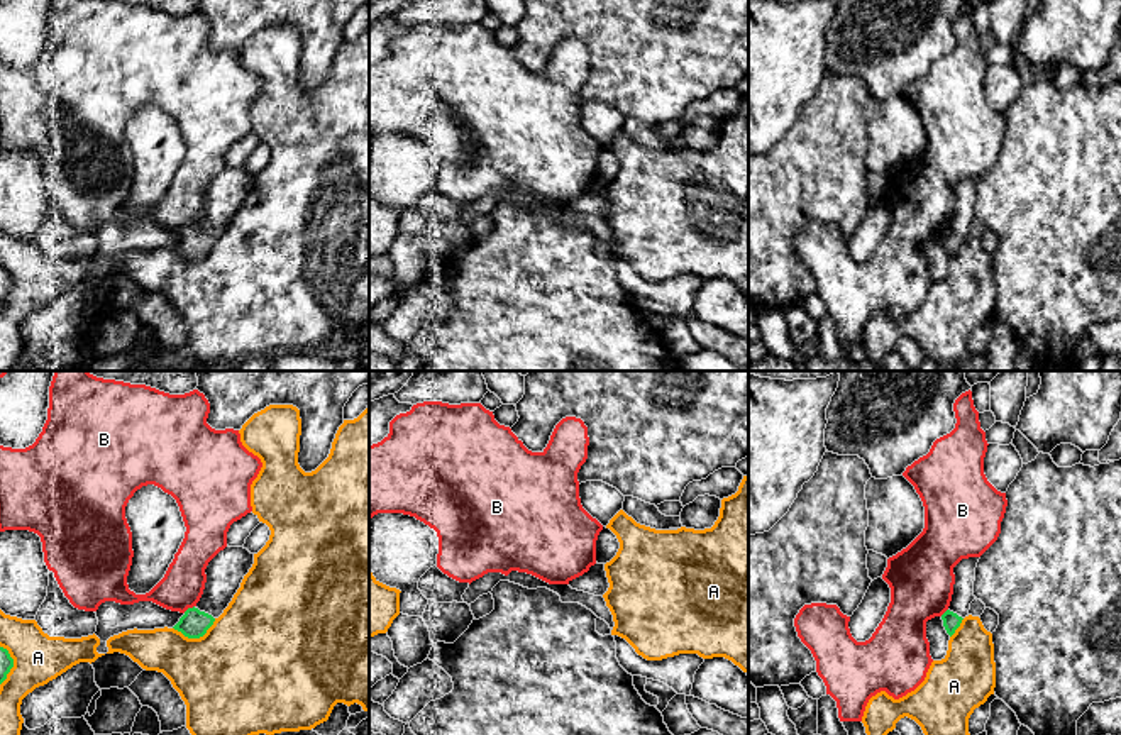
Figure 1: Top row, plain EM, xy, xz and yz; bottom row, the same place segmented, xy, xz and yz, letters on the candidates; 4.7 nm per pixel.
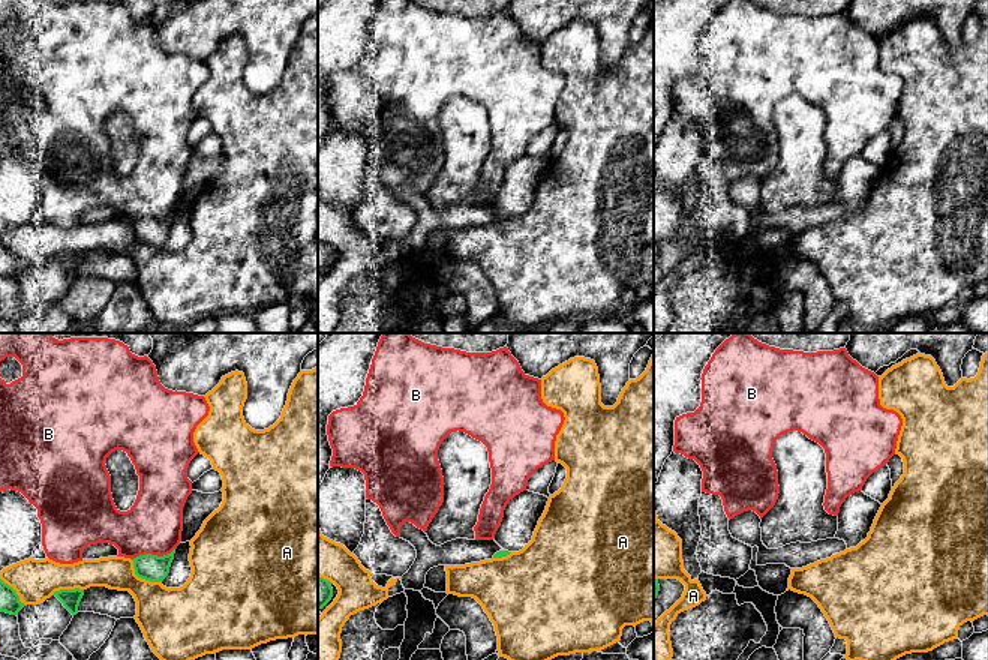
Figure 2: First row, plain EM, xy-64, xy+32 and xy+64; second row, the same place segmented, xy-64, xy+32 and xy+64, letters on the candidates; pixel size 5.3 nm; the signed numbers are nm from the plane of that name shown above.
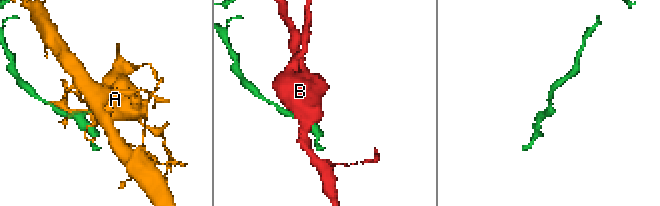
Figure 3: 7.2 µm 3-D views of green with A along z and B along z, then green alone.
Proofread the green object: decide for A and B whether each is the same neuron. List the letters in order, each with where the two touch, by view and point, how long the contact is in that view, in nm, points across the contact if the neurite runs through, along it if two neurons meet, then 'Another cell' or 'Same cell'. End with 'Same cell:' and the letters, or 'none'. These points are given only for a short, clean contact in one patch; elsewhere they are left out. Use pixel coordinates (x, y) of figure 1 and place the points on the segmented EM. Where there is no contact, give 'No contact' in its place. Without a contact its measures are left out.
A: Touches green at xy (195, 637). Shared border 220 nm. Another cell
B: Touches green at xy (188, 608). Shared border 70 nm. Another cell
Same cell: none

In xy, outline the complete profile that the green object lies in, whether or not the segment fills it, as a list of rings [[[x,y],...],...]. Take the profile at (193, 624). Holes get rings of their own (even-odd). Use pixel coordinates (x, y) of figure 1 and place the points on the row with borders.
[[[225,547],[207,566],[207,583],[200,601],[185,611],[173,627],[188,638],[200,638],[213,625],[240,588],[254,564],[254,554],[244,547]]]

